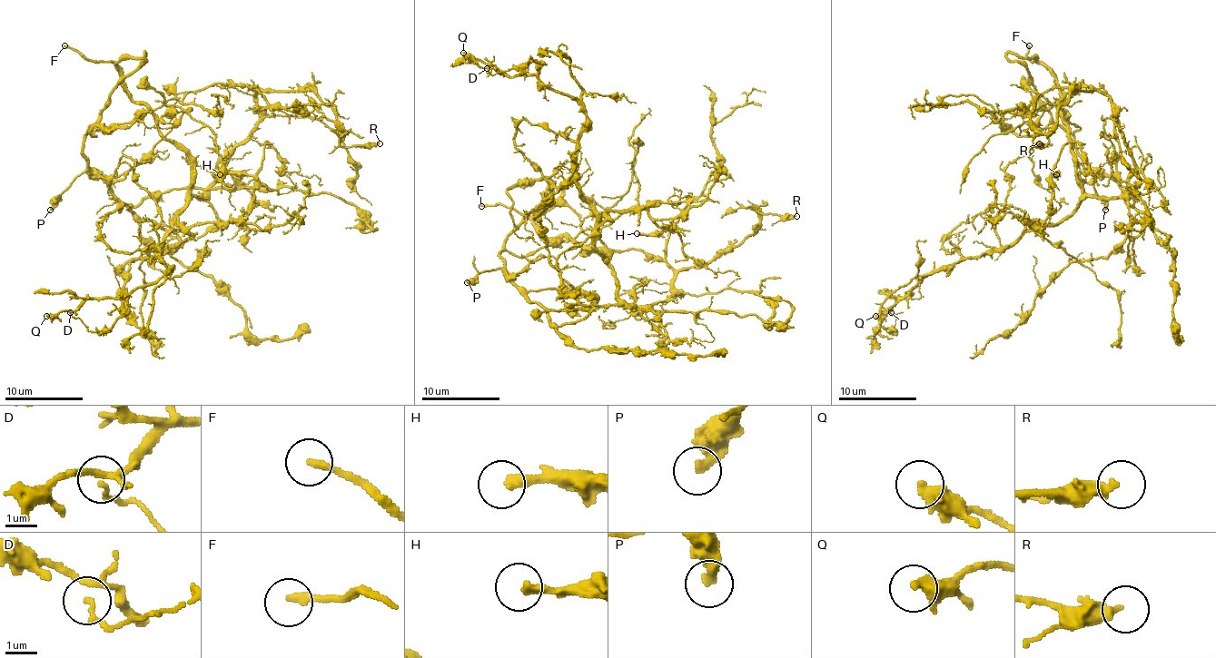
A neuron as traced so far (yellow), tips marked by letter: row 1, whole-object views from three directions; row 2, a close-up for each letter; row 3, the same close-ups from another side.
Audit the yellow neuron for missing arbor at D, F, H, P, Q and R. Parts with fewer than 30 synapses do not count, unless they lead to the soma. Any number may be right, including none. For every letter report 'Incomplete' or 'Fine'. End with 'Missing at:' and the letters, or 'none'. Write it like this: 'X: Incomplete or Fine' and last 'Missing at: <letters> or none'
D: Fine
F: Incomplete
H: Fine
P: Fine
Q: Fine
R: Fine
Missing at: F

